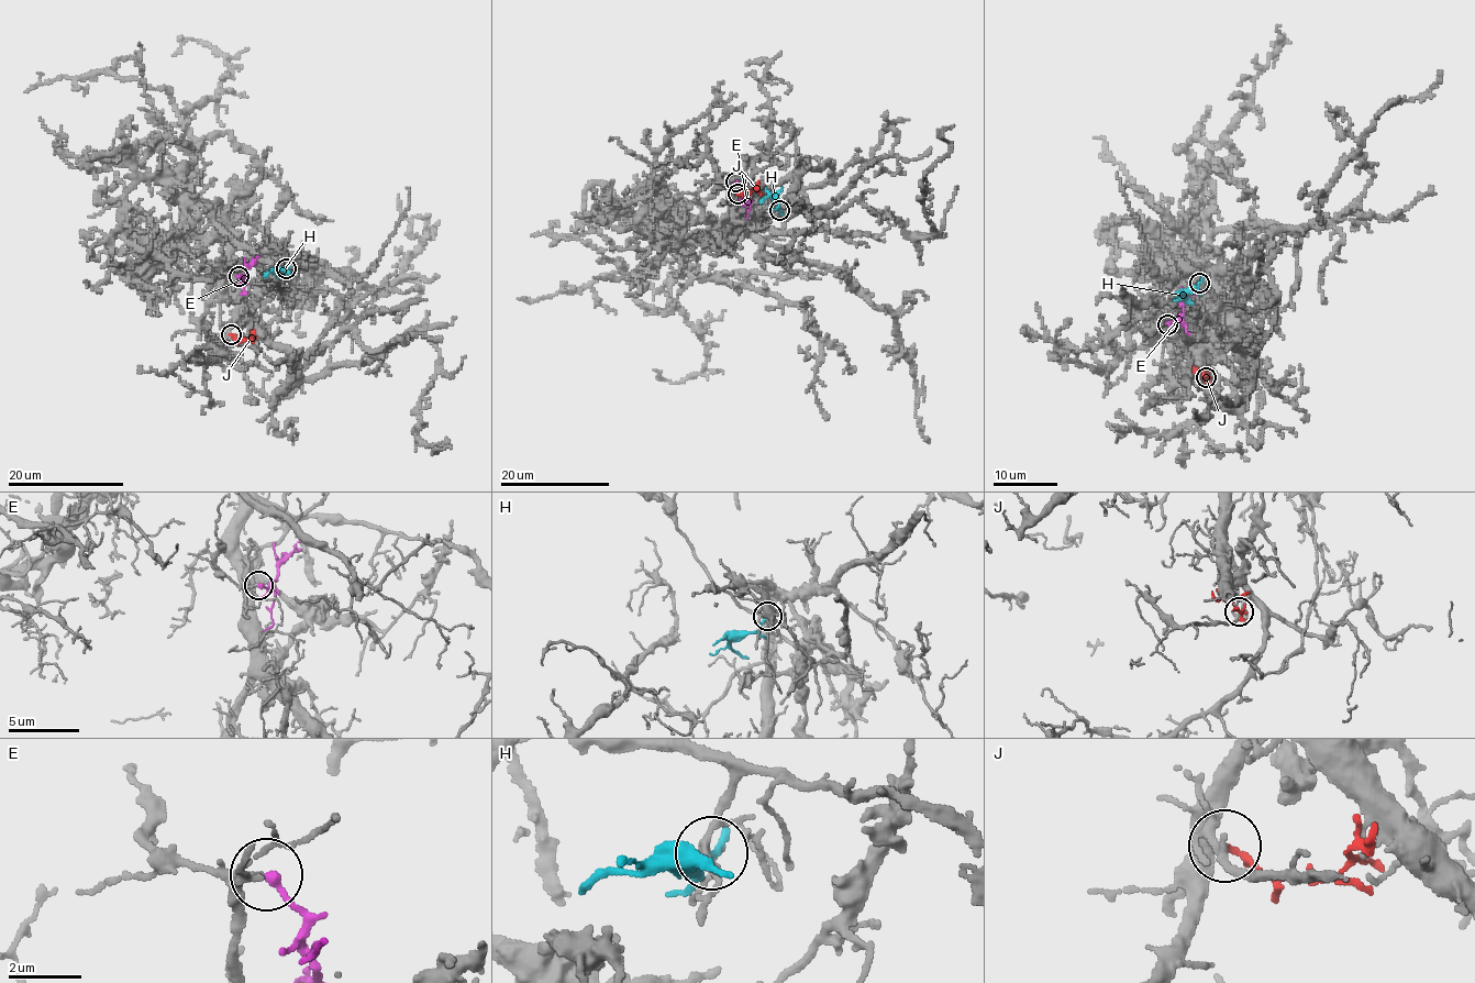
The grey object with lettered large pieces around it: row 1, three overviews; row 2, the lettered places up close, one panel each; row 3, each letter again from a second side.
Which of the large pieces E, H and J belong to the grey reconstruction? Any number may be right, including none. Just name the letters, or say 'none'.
none

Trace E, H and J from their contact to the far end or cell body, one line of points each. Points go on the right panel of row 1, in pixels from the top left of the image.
E: (1168, 323), (1182, 311), (1185, 295), (1202, 291)
H: (1198, 283), (1183, 296), (1190, 302)
J: (1206, 377), (1193, 367)

